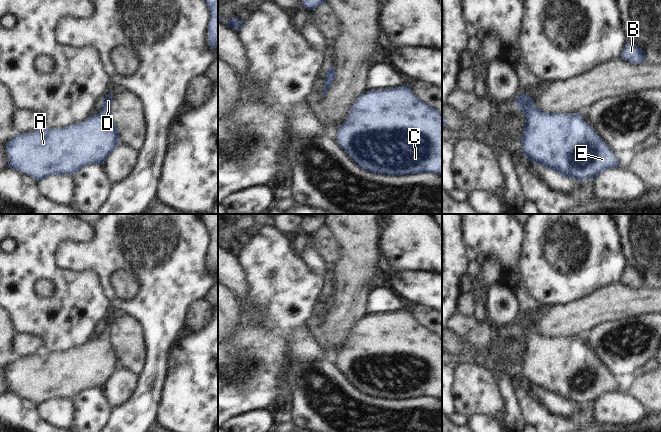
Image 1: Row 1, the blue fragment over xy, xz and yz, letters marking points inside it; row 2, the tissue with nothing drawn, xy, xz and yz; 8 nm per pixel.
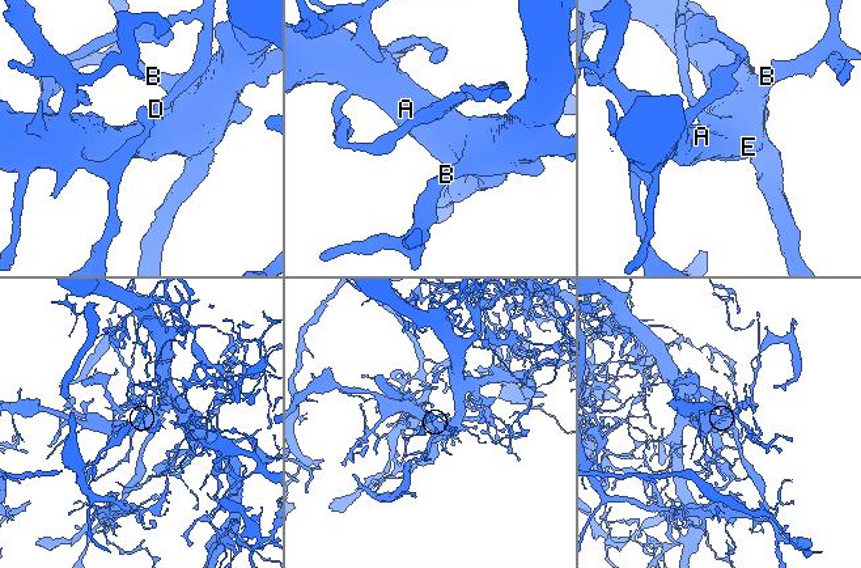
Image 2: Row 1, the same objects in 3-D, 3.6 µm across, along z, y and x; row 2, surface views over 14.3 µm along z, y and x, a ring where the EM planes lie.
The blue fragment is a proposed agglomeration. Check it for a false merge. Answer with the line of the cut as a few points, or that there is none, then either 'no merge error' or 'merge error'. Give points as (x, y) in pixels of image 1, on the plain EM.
no cut | no merge error

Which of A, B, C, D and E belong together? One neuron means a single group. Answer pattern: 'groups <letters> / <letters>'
groups A B C D E

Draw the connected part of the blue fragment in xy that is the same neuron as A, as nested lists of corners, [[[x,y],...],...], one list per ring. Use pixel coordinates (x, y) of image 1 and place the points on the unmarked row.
[[[113,317],[106,319],[100,337],[86,345],[17,358],[6,368],[8,391],[42,405],[53,399],[75,399],[88,389],[104,388],[120,367],[110,335],[113,321]]]

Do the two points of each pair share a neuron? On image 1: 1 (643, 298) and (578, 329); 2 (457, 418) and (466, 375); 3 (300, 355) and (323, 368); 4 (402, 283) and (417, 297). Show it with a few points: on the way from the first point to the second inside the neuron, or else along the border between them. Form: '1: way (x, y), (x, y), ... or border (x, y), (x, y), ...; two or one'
1: way (627, 302), (604, 304), (594, 313); one
2: border (456, 410), (468, 417); two
3: way (306, 359), (317, 368); one
4: way (406, 286), (413, 293); one

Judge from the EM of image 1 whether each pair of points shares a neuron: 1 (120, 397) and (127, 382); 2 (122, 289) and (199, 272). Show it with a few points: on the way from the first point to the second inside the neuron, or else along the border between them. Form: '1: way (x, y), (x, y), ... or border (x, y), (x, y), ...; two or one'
1: way (120, 393), (120, 389), (123, 386); one
2: way (141, 276), (147, 272), (180, 272); one

